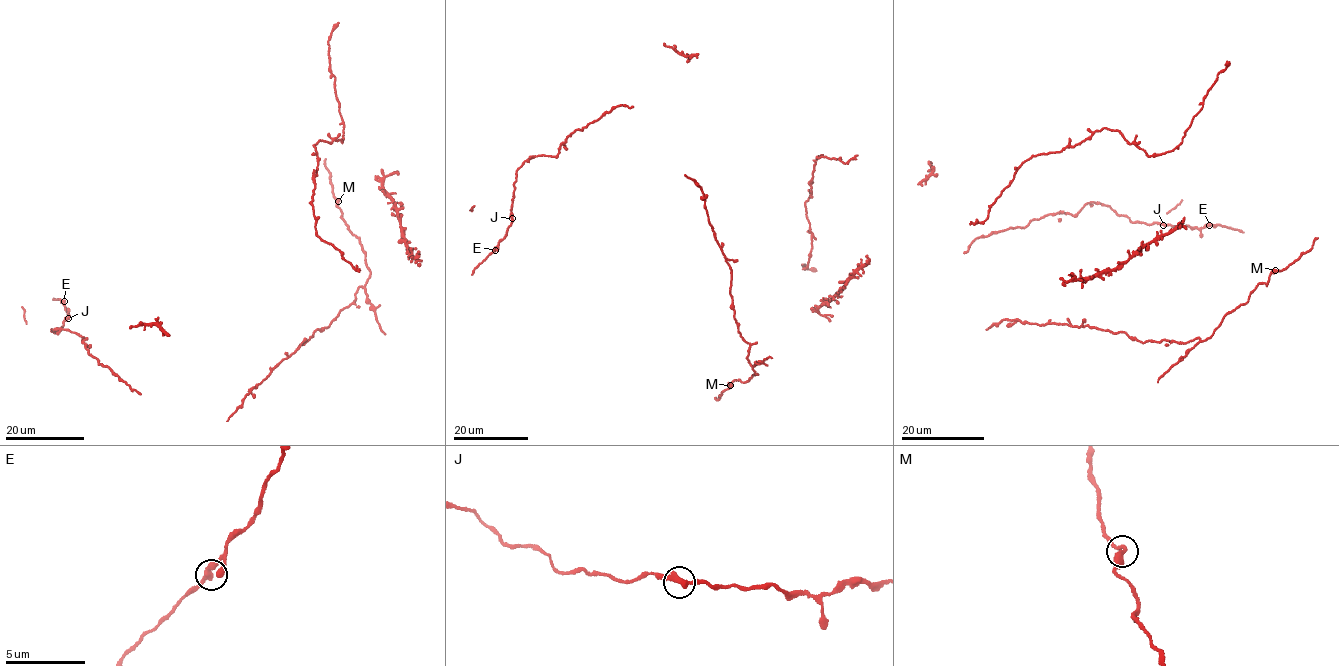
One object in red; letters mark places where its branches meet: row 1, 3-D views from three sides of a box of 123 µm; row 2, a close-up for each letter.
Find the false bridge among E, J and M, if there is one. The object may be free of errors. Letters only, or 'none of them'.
none of them

